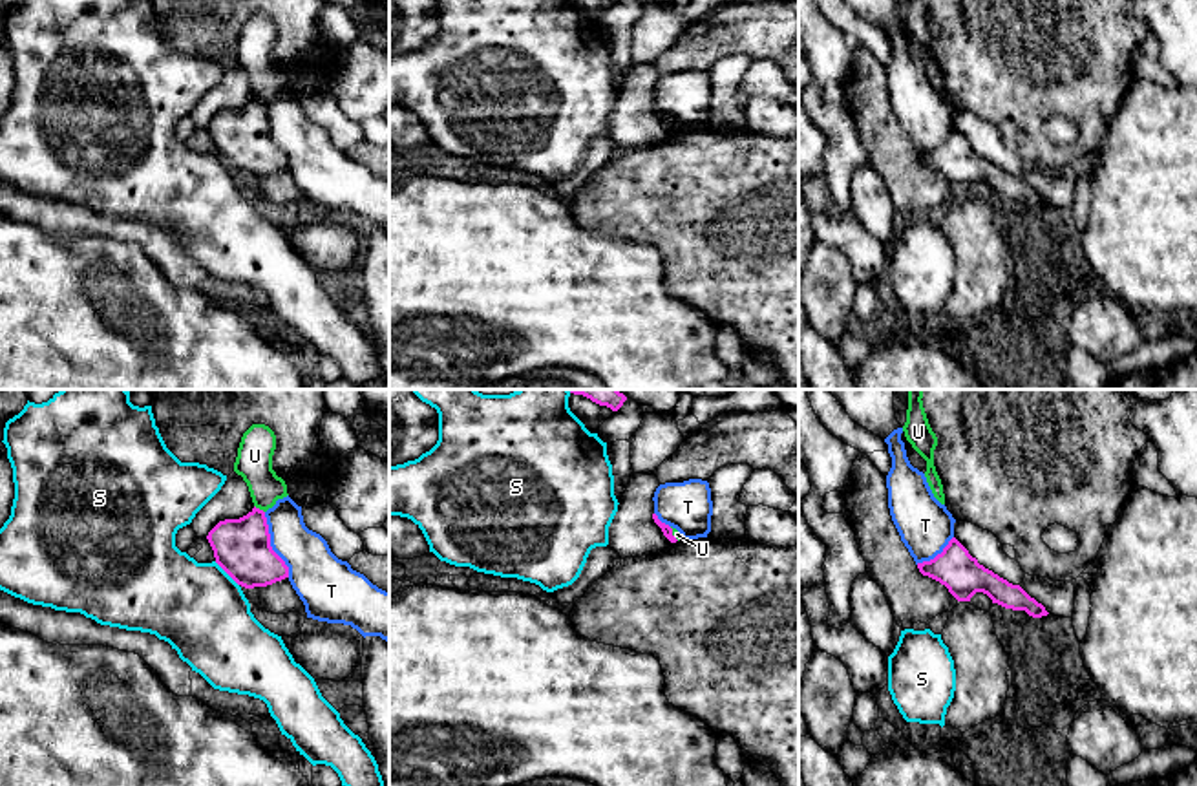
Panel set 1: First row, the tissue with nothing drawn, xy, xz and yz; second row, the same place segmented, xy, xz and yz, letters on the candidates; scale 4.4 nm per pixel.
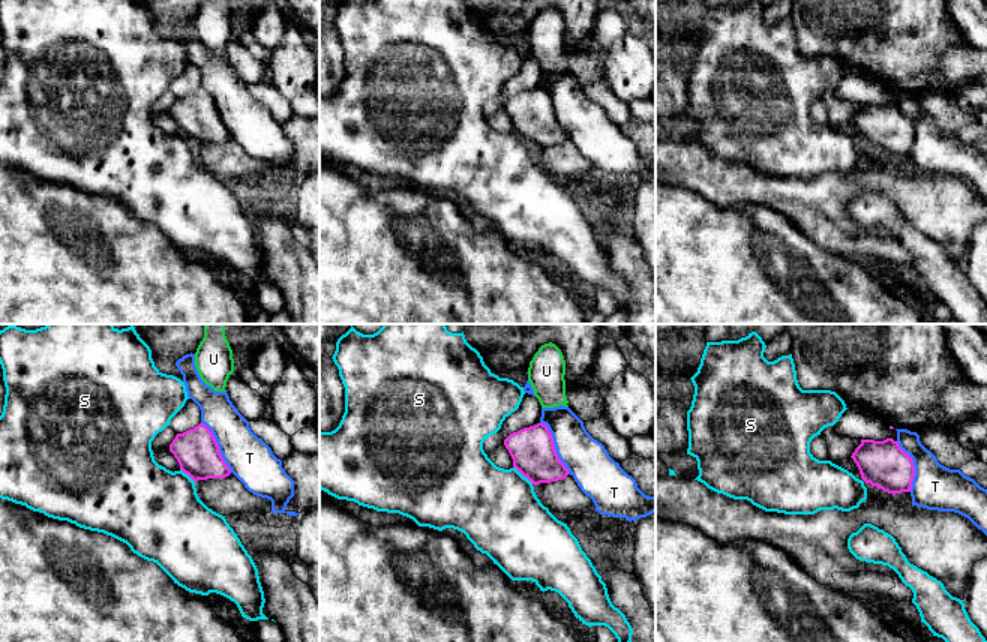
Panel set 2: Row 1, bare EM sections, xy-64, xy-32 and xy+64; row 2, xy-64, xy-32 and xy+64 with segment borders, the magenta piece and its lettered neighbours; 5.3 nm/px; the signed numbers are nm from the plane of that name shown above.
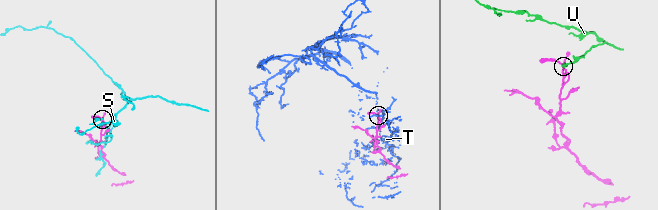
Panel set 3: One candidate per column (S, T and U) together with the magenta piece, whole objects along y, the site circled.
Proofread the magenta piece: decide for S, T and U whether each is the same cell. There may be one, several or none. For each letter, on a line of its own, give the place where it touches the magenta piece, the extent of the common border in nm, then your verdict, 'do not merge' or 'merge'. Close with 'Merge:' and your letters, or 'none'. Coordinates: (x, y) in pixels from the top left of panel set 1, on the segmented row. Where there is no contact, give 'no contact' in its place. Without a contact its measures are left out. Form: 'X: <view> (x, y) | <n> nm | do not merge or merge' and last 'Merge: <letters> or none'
S: xy (227, 573) | 160 nm | do not merge
T: xy (269, 545) | 300 nm | do not merge
U: xy (258, 509) | 60 nm | do not merge
Merge: none

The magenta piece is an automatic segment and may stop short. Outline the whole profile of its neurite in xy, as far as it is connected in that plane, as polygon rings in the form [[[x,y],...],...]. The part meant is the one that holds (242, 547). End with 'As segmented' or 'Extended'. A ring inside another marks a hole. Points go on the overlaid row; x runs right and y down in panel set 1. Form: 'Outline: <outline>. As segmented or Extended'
Outline: [[[256,506],[239,519],[219,521],[207,539],[216,563],[245,589],[289,578],[289,567],[270,547],[265,512]]]. As segmented

